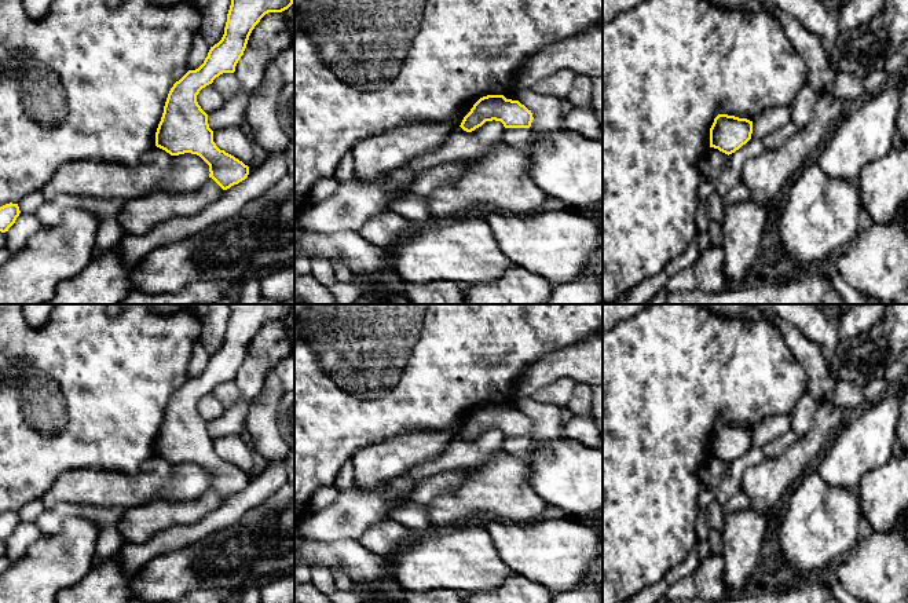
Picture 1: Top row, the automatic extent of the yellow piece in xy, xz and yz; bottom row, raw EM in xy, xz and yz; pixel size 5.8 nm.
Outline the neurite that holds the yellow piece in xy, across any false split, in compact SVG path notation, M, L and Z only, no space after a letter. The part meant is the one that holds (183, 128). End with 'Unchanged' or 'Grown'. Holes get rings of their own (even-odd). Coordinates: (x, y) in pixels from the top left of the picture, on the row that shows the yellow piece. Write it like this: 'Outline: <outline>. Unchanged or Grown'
Outline: M231 0L221 40L210 47L204 63L188 70L168 94L155 146L171 156L199 156L209 165L209 178L223 190L245 180L249 167L216 146L197 95L220 74L235 72L252 30L266 14L282 12L292 4L293 0Z. Unchanged

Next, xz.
Outline: M487 95L473 105L460 127L472 132L493 120L501 121L505 128L530 128L534 117L519 100L506 99L504 95Z. Unchanged

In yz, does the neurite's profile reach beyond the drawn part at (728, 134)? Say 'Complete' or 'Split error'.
Complete

